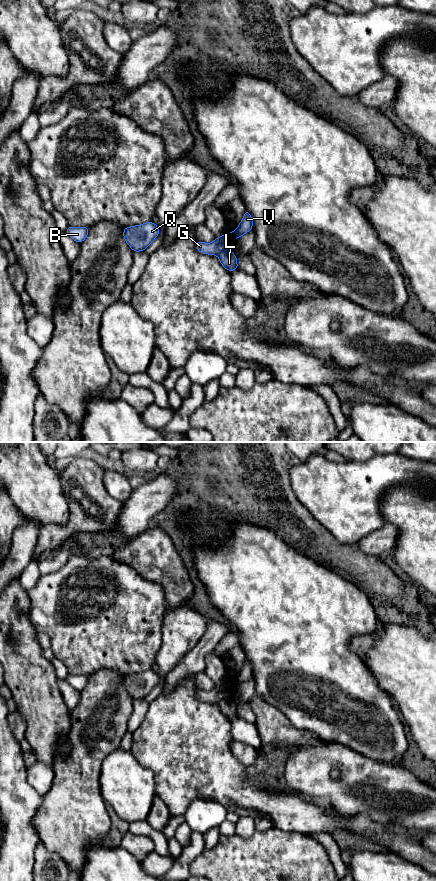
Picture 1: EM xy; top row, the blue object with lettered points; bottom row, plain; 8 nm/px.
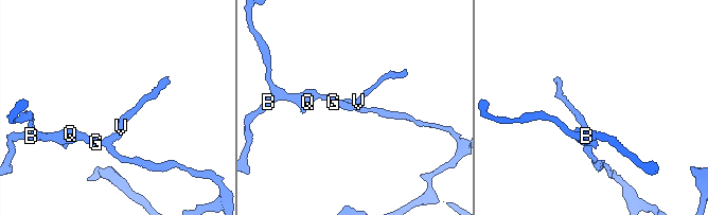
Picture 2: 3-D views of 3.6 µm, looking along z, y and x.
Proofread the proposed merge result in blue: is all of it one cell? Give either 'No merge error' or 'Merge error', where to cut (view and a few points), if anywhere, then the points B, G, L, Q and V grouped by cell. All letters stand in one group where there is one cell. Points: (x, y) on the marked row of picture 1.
Merge error. Split along xy (229, 250), (217, 254). Groups: B G Q V / L

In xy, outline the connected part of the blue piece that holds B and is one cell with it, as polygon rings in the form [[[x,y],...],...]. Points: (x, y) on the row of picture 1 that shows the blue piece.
[[[70,227],[66,229],[66,233],[77,243],[84,241],[89,233],[88,227]]]

